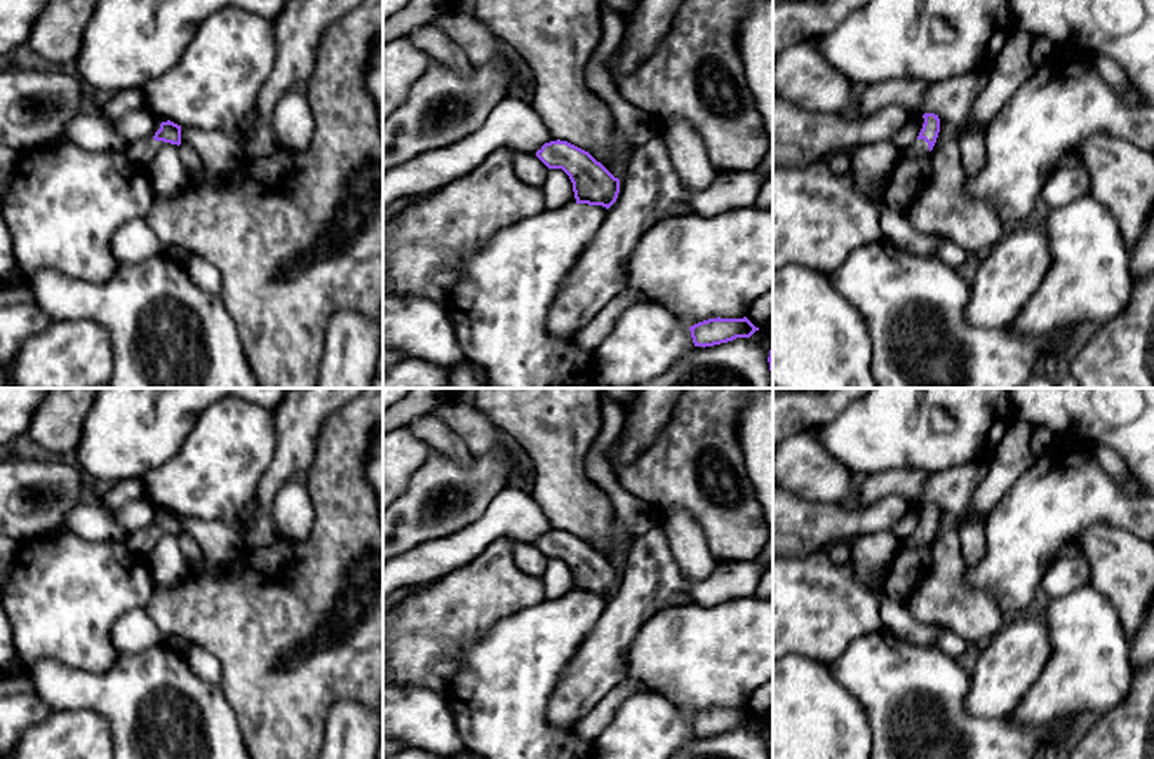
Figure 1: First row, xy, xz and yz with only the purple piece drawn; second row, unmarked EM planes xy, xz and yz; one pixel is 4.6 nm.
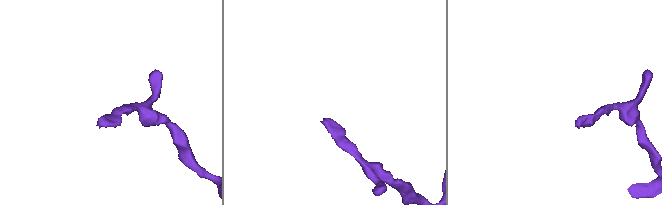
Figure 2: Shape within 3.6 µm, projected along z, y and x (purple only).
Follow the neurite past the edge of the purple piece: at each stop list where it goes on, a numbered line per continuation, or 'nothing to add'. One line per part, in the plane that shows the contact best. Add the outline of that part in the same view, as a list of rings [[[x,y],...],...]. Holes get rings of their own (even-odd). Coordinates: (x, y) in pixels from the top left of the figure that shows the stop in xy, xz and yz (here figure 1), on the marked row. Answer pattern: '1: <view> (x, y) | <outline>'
1: yz (919, 147) | [[[916,139],[909,148],[900,150],[900,160],[919,158],[929,153],[928,143],[924,139]]]

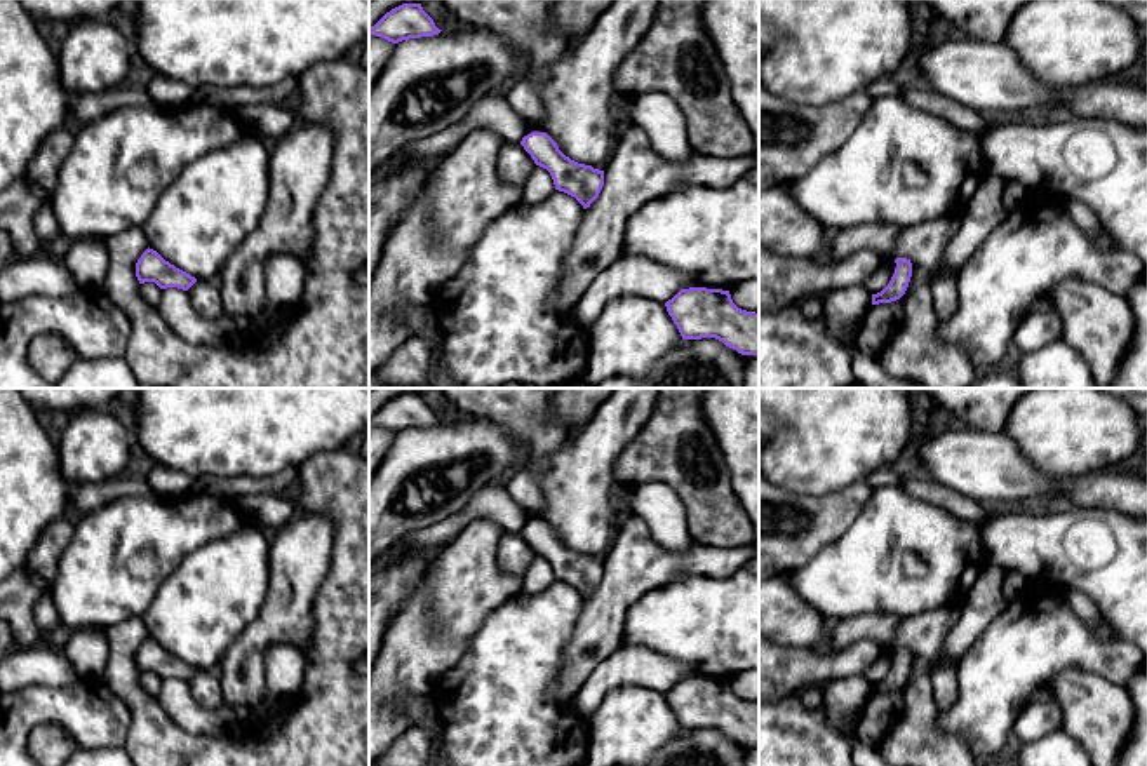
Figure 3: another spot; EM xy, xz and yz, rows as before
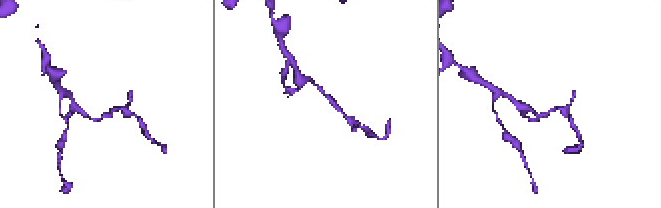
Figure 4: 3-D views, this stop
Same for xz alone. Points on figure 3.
nothing to add

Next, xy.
nothing to add

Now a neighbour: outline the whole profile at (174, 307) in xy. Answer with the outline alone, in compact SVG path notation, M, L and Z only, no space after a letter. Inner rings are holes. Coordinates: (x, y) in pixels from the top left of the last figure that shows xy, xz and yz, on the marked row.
M178 287L162 289L158 313L178 336L191 345L237 346L247 338L247 333L226 315L216 320L200 317L188 292Z

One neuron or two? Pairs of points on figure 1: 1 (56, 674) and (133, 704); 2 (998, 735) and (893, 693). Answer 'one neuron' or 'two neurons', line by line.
1: one neuron
2: one neuron

